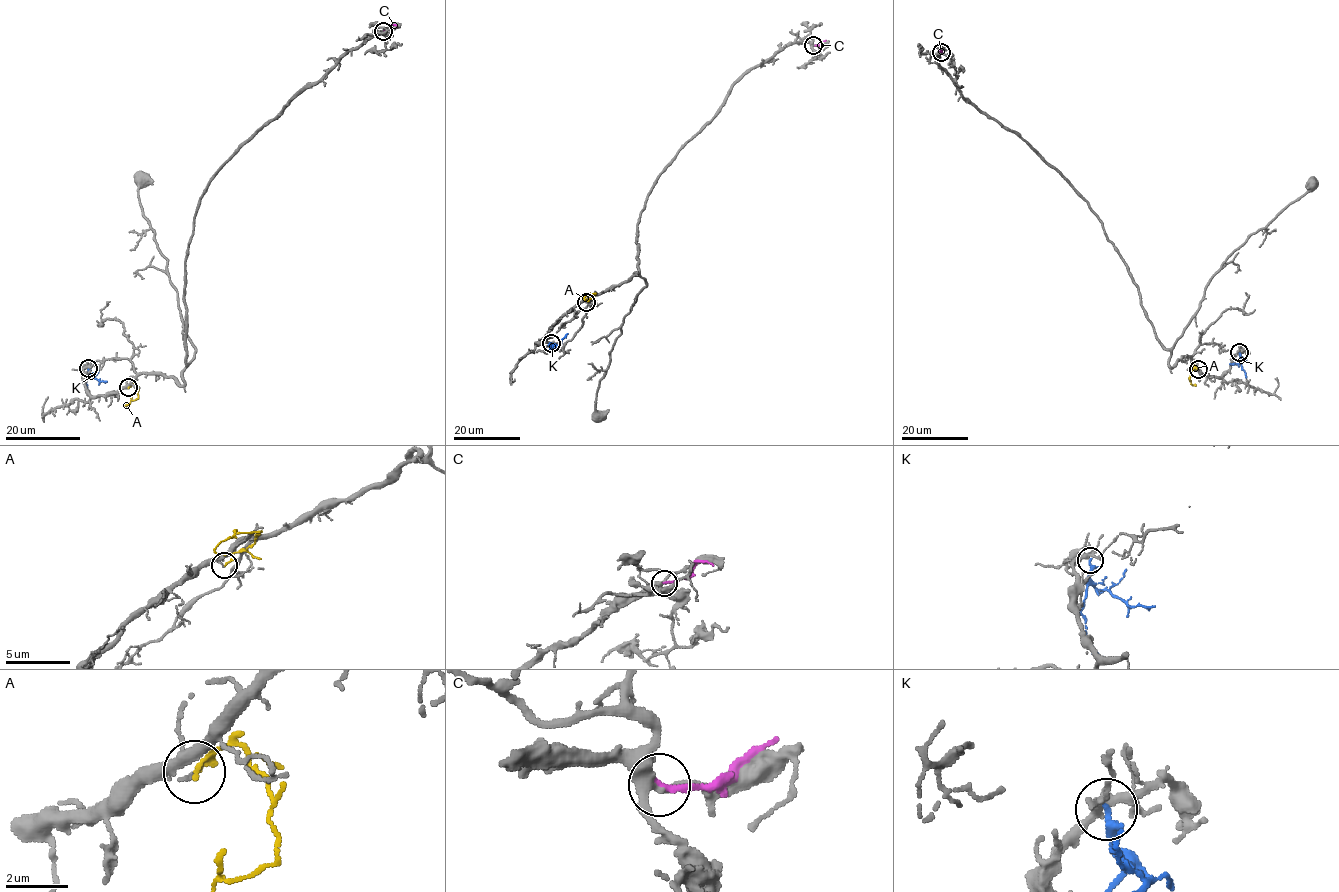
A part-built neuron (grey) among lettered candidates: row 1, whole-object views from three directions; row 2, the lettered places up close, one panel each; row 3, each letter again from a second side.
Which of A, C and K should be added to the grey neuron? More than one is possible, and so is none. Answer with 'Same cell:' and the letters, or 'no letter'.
Same cell: K

